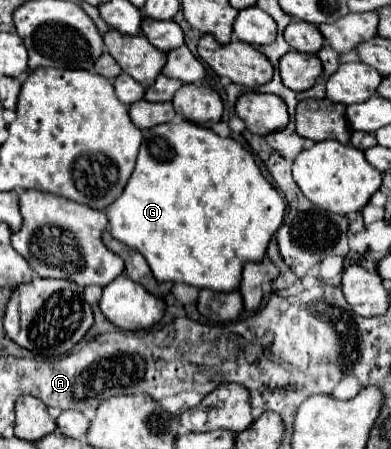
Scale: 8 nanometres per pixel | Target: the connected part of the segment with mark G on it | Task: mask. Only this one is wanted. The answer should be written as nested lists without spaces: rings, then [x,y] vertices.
[[[183,121],[179,125],[157,125],[149,131],[149,137],[145,139],[145,143],[139,149],[139,157],[137,157],[137,165],[133,175],[129,177],[129,183],[125,185],[125,191],[121,193],[121,197],[117,199],[117,203],[113,203],[113,207],[109,207],[109,231],[111,235],[121,241],[127,243],[129,247],[137,249],[149,263],[153,277],[163,283],[163,281],[173,281],[173,283],[185,283],[185,285],[193,285],[197,289],[211,289],[211,291],[219,291],[219,293],[229,293],[233,289],[239,287],[241,281],[241,271],[243,271],[243,263],[247,261],[261,261],[265,257],[267,245],[271,235],[281,227],[285,215],[285,201],[283,197],[271,187],[271,183],[261,175],[253,155],[249,151],[245,151],[241,147],[241,143],[233,141],[231,137],[223,139],[219,135],[215,135],[211,129],[205,127],[197,127],[189,121]]]

